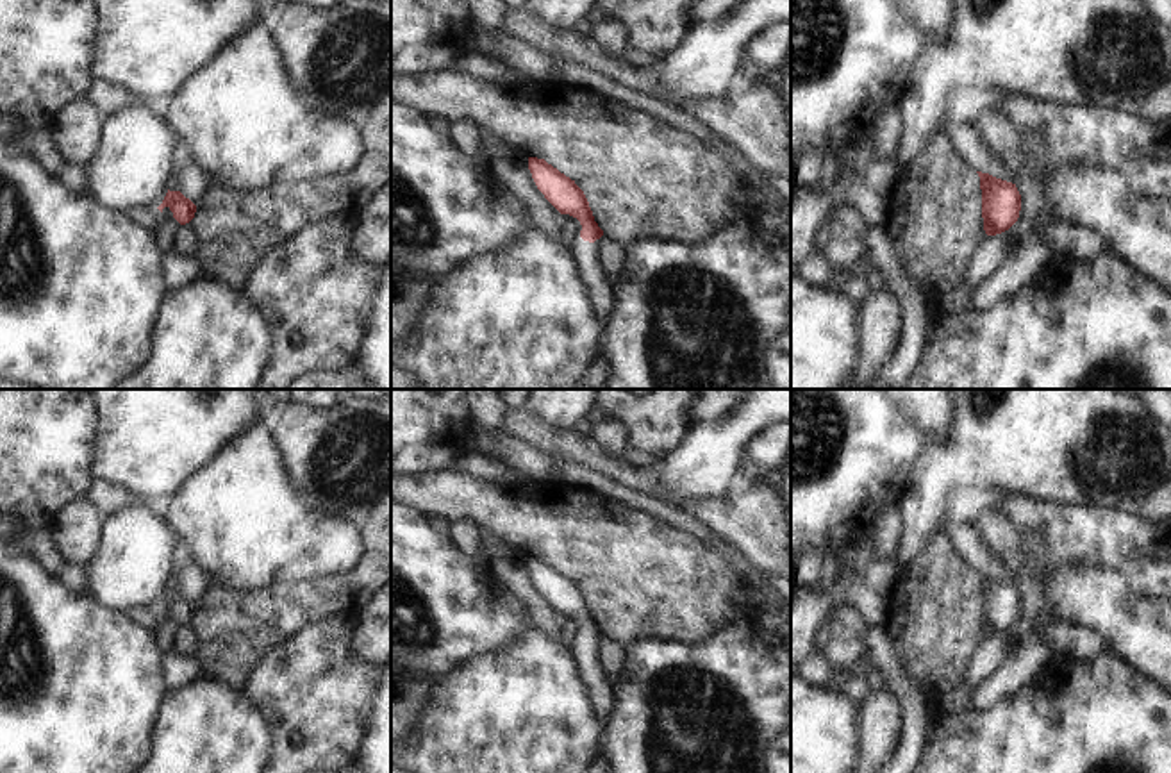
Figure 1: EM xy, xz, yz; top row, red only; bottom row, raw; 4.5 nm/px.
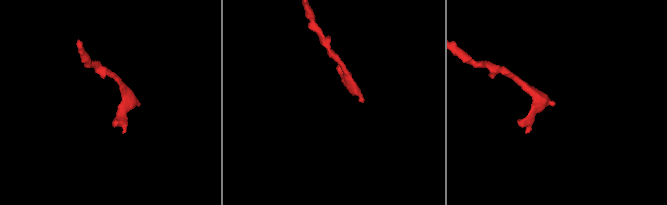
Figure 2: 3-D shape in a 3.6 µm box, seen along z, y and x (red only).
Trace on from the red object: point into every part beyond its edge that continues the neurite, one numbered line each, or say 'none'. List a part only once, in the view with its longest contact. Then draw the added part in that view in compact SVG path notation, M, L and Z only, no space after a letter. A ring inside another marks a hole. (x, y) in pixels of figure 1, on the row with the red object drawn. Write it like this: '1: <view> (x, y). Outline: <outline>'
1: xz (586, 254). Outline: M569 214L564 216L577 225L577 234L569 248L596 314L607 325L609 312L614 307L614 291L600 261L600 239L594 243L584 241L580 237L580 221Z

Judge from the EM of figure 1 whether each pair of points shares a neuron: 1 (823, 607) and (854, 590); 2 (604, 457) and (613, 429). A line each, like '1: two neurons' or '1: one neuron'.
1: one neuron
2: two neurons

